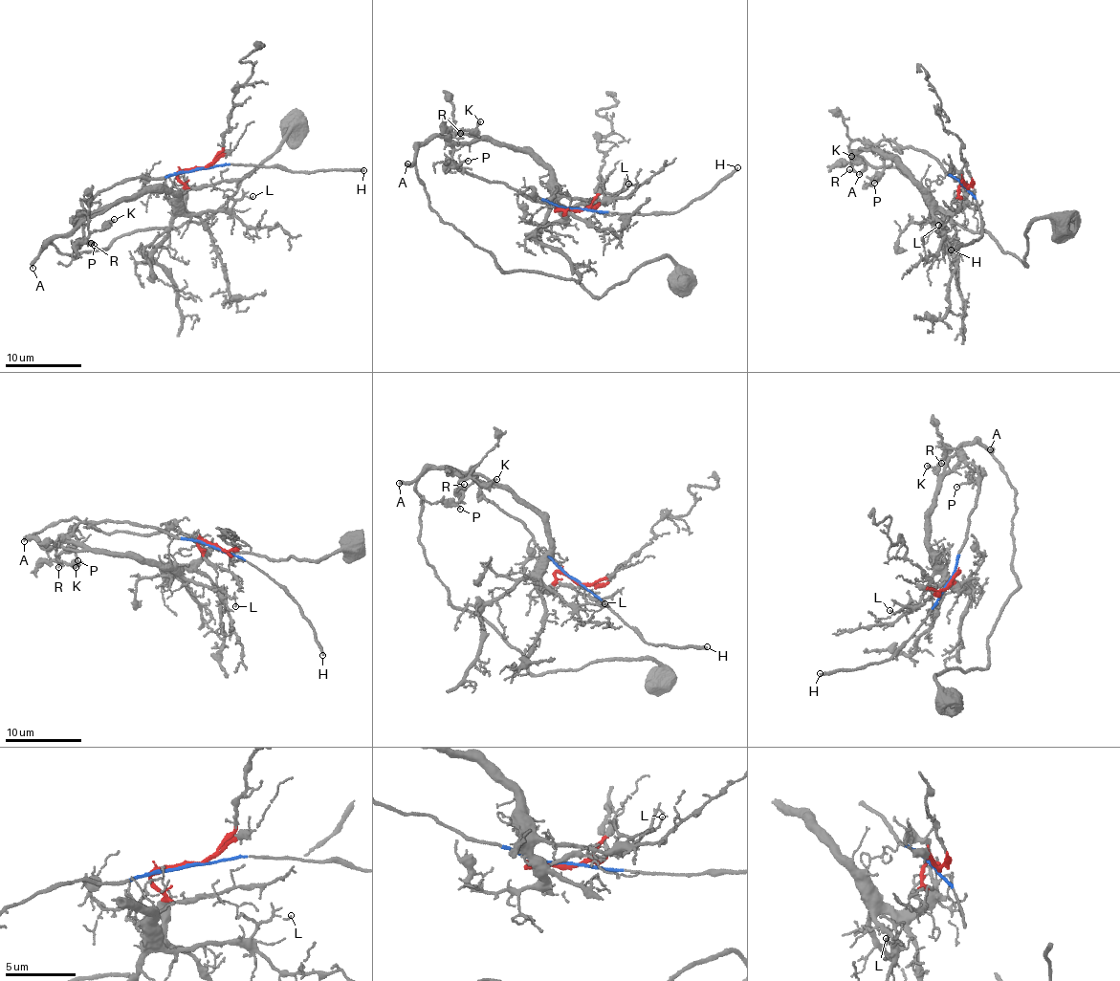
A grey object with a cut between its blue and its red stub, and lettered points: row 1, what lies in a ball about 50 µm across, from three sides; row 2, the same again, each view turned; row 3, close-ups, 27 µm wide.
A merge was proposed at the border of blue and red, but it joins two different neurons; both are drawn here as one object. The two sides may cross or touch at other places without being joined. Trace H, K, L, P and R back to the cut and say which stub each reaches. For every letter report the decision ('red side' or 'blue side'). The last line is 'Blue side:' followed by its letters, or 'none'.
H: blue side
K: blue side
L: red side
P: blue side
R: blue side
Blue side: H, K, P, R

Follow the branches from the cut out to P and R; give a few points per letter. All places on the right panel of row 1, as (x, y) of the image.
P: (965, 185), (937, 158), (922, 149), (888, 140), (878, 143), (884, 169), (874, 184)
R: (965, 185), (937, 158), (922, 149), (888, 140), (863, 143), (853, 140), (850, 144), (854, 170), (848, 170)

